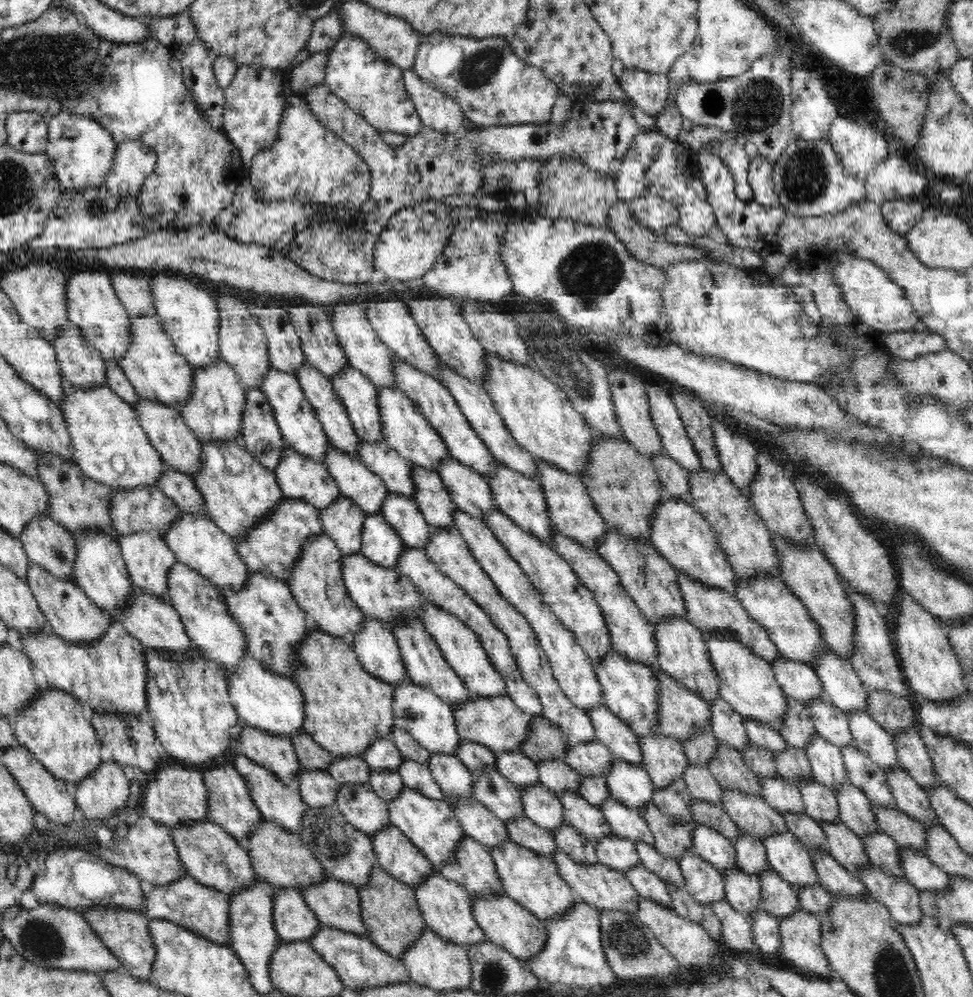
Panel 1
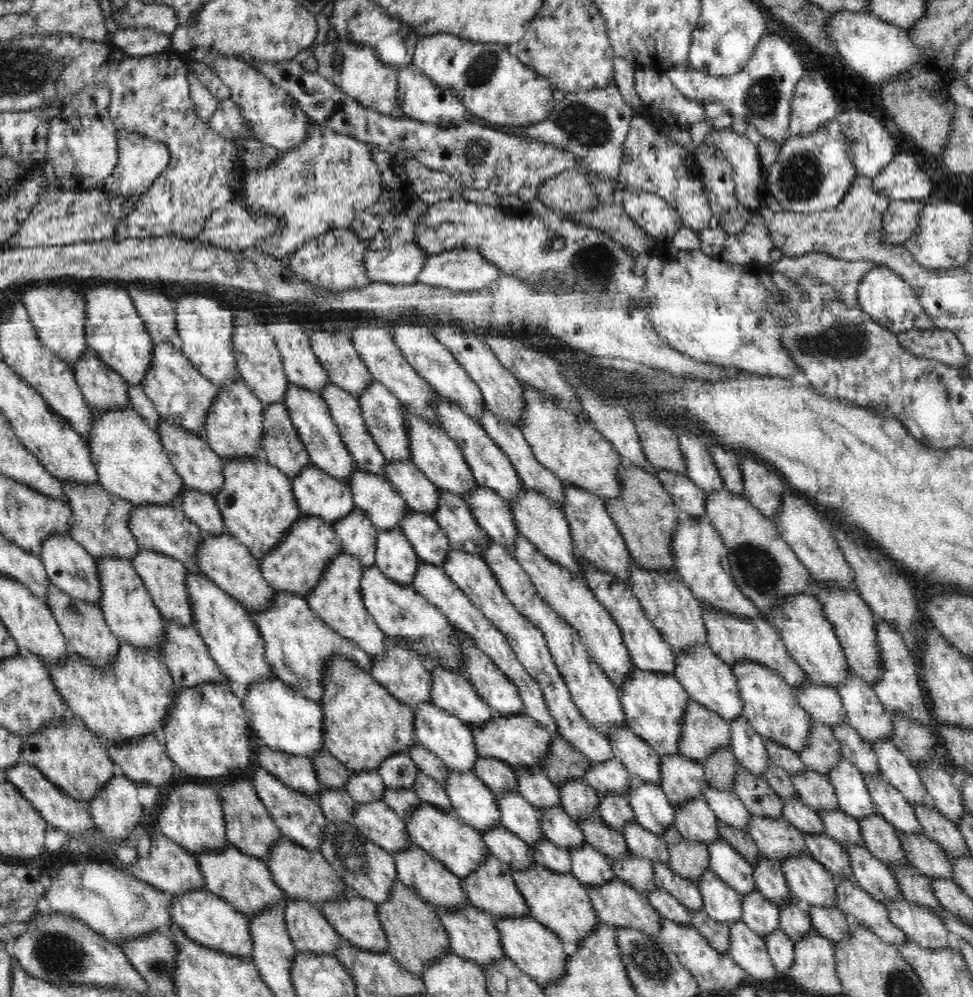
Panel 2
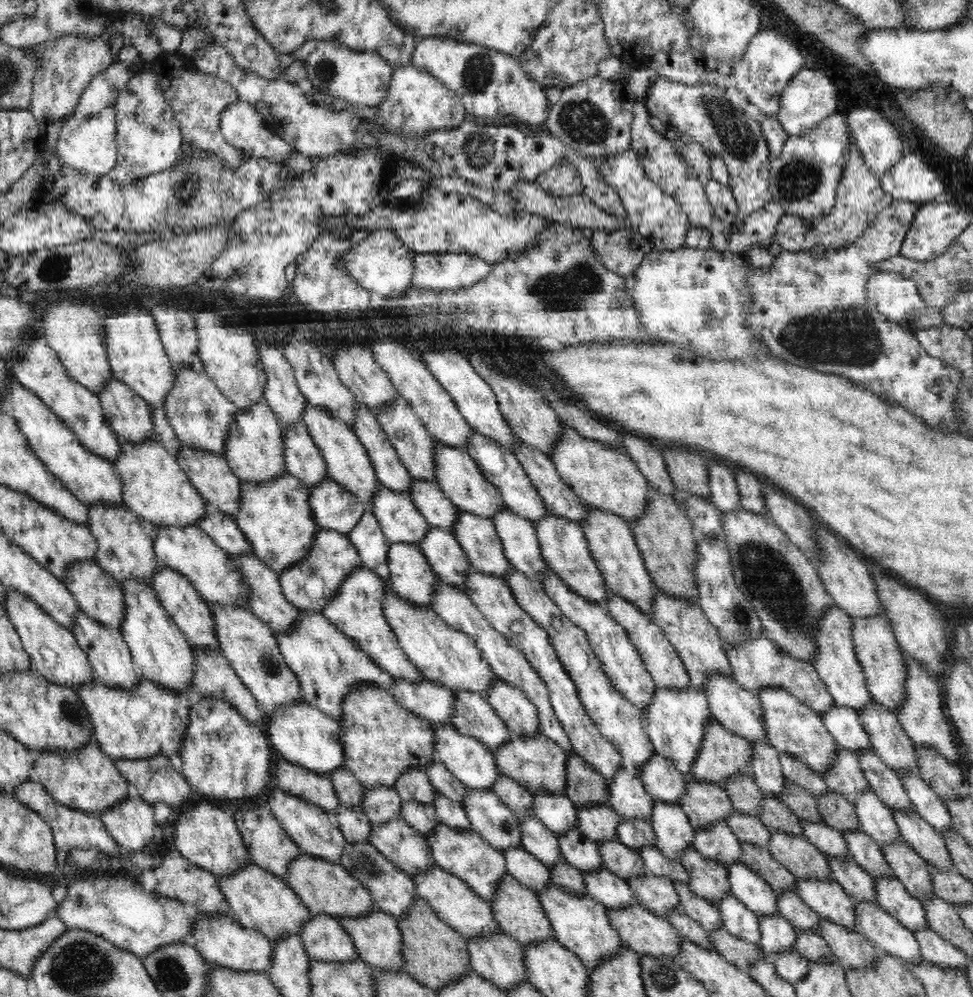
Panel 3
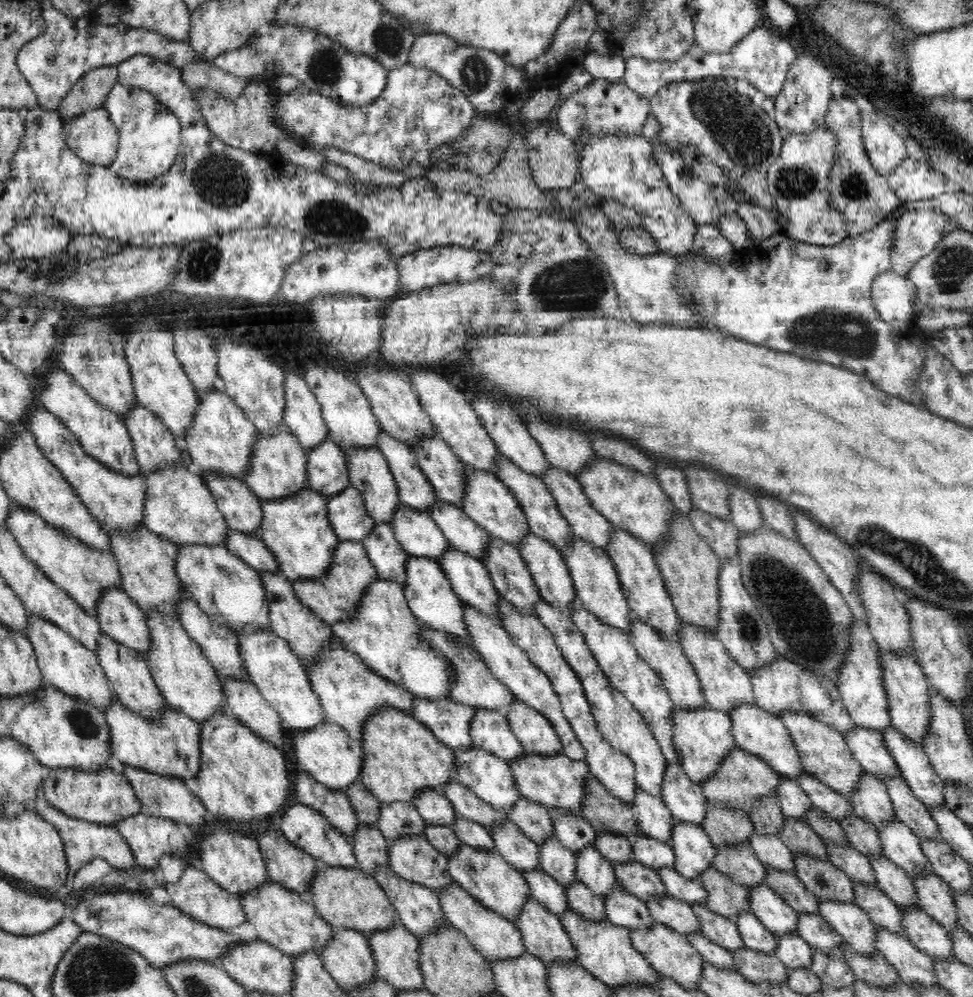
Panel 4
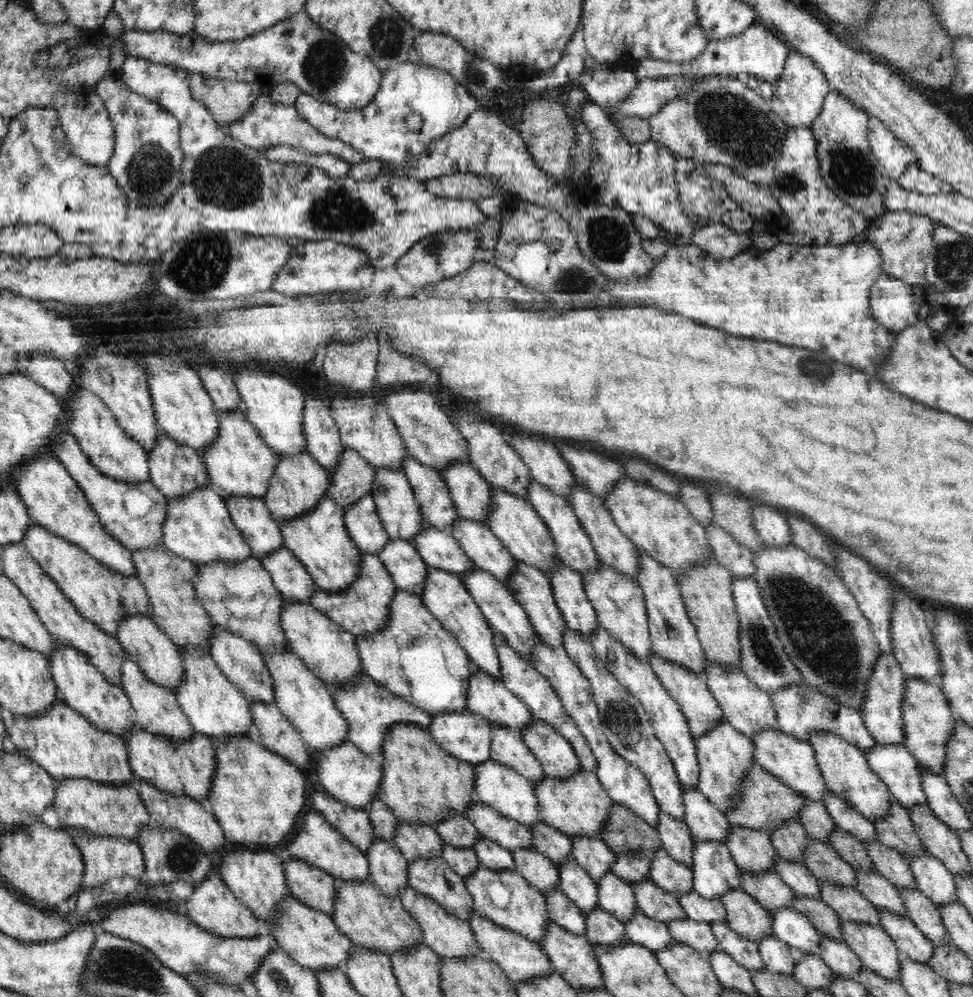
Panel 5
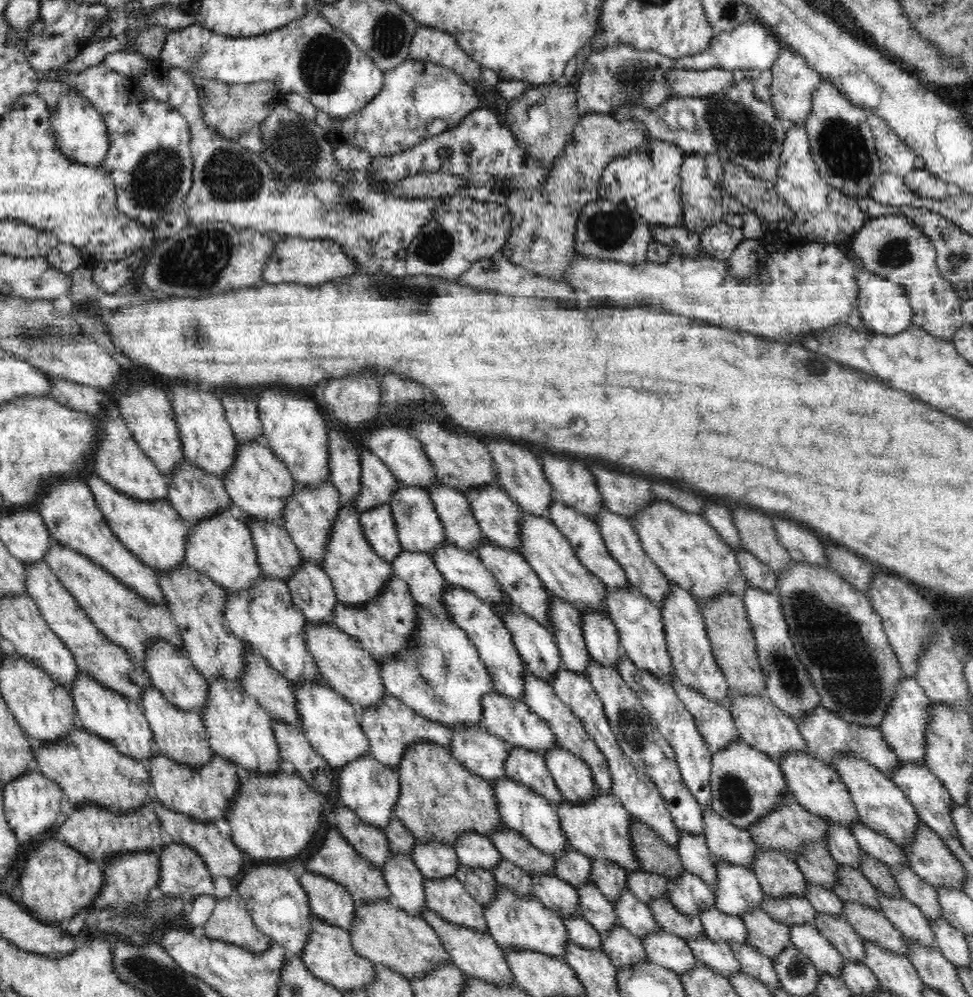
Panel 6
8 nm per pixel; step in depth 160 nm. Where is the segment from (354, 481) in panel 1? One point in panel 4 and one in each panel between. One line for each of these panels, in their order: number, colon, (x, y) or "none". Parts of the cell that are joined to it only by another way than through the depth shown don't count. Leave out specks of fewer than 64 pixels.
2: (373, 494)
3: (399, 519)
4: (418, 534)

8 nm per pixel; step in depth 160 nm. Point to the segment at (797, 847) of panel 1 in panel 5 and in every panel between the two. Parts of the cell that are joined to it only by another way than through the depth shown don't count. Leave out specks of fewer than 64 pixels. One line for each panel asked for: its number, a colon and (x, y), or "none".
2: (810, 883)
3: (826, 897)
4: (849, 920)
5: (877, 951)

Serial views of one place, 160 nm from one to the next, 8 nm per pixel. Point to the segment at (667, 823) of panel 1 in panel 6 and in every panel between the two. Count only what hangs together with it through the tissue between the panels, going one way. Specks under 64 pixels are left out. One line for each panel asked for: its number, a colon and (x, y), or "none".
2: (689, 859)
3: (707, 878)
4: (725, 897)
5: (744, 914)
6: (770, 937)

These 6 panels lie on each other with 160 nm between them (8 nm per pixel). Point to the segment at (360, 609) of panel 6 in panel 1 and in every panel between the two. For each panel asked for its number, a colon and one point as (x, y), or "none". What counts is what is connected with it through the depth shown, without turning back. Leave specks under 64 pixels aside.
1: (272, 547)
2: (295, 564)
3: (308, 584)
4: (333, 597)
5: (363, 607)

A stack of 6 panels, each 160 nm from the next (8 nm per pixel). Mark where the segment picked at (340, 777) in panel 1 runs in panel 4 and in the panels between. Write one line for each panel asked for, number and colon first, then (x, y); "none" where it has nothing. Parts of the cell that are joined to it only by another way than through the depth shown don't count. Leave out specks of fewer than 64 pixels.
2: (365, 787)
3: (381, 803)
4: (397, 819)

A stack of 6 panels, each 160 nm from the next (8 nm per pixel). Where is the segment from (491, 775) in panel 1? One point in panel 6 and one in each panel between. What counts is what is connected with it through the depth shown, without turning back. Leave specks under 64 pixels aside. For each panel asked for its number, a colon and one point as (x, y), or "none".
2: (517, 814)
3: (538, 840)
4: (559, 862)
5: (574, 881)
6: (597, 909)

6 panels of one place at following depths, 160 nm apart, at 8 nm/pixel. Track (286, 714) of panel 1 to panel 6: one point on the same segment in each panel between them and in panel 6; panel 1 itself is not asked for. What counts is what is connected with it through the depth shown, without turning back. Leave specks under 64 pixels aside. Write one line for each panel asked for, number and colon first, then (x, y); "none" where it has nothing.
2: (285, 720)
3: (304, 736)
4: (328, 755)
5: (351, 776)
6: (369, 788)

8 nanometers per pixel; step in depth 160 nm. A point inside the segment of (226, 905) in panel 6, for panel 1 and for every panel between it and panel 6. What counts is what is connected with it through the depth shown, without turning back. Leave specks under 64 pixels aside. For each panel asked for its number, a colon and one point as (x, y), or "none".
1: (149, 853)
2: (171, 869)
3: (178, 878)
4: (195, 893)
5: (212, 906)

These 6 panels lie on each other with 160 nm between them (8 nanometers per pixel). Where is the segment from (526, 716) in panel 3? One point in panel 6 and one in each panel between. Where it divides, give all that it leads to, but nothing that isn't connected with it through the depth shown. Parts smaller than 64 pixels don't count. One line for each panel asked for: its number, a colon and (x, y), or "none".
4: (536, 734)
5: (556, 756)
6: (573, 777)

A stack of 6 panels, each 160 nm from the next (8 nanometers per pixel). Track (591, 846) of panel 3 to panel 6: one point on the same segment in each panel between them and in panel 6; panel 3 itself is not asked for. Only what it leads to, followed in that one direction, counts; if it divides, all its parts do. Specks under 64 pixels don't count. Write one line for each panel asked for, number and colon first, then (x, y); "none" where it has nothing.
4: (592, 868)
5: (616, 896)
6: (633, 914)

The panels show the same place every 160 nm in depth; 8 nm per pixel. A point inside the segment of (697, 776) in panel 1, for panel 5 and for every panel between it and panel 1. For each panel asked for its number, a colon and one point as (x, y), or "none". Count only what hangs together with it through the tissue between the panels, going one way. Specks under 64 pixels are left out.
2: (727, 806)
3: (750, 829)
4: (771, 850)
5: (797, 876)

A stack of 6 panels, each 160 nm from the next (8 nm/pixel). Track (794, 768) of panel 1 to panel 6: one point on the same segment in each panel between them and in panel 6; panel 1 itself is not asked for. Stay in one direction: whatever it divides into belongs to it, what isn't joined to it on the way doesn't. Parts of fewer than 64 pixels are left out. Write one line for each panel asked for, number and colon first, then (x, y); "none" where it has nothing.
2: (814, 789)
3: (836, 811)
4: (863, 836)
5: (888, 862)
6: (915, 889)

